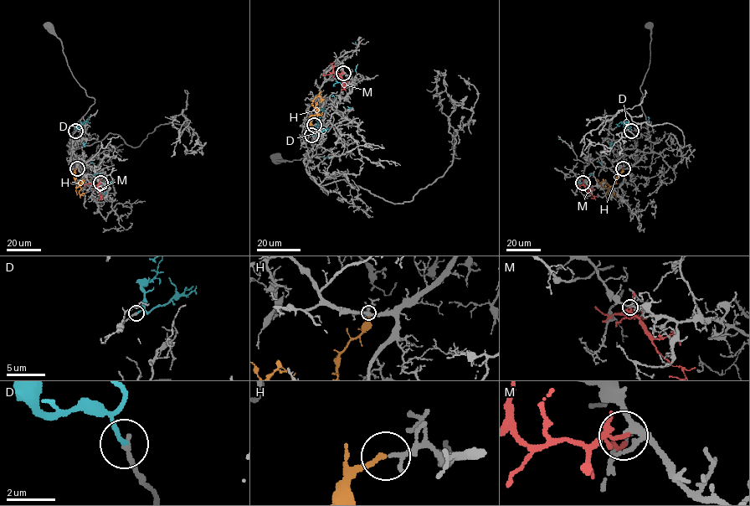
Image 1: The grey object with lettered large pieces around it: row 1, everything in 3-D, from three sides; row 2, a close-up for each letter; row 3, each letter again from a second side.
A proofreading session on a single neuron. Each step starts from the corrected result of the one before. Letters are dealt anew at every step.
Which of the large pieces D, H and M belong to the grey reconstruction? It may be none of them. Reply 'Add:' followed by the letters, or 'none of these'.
Add: H

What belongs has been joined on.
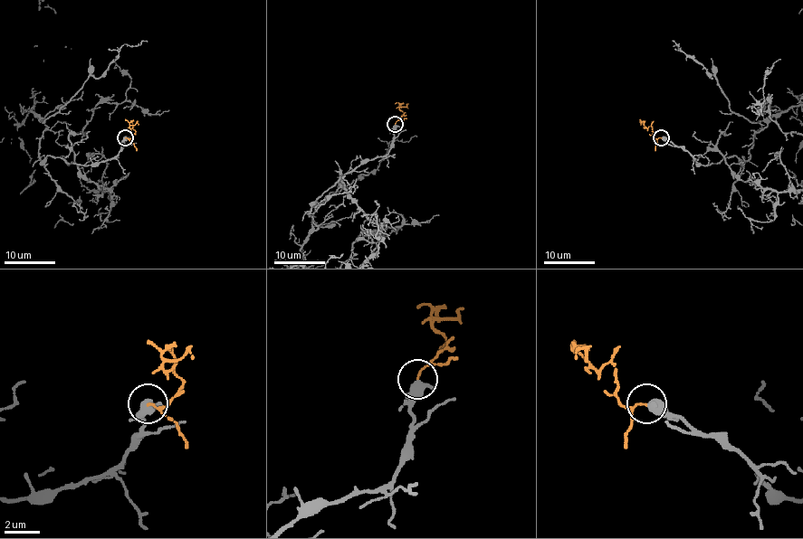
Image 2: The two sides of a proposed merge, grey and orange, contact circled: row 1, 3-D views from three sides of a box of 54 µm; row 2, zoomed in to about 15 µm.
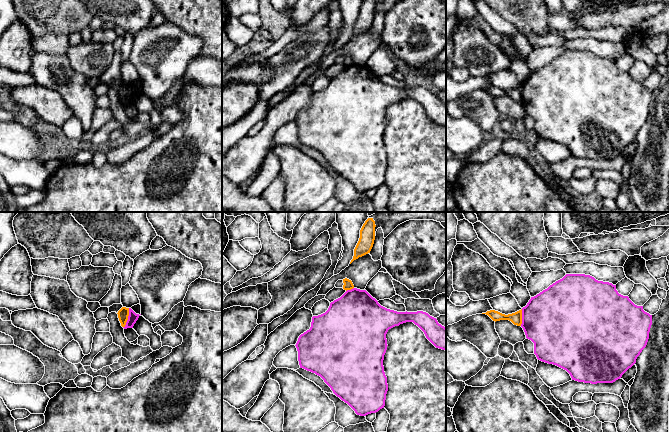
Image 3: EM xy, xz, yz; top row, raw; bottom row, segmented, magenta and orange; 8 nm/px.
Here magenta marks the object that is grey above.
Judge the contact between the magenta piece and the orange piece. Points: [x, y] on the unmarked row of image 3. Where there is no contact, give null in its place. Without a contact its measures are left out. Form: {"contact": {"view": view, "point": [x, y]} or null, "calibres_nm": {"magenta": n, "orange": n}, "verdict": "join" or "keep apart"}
{"contact": {"view": "xy", "point": [128, 94]}, "calibres_nm": {"magenta": 80, "orange": 90}, "verdict": "keep apart"}

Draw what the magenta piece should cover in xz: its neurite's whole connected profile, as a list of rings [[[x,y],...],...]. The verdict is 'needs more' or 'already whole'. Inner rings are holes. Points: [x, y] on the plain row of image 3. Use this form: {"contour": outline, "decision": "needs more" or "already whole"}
{"contour": [[[353,64],[330,79],[328,86],[312,93],[311,103],[301,110],[296,119],[300,144],[315,149],[331,164],[333,169],[347,179],[357,191],[366,192],[384,184],[388,167],[383,136],[387,126],[386,110],[389,105],[413,98],[436,123],[446,127],[446,104],[437,95],[423,87],[397,88],[381,82],[366,66]]], "decision": "already whole"}

